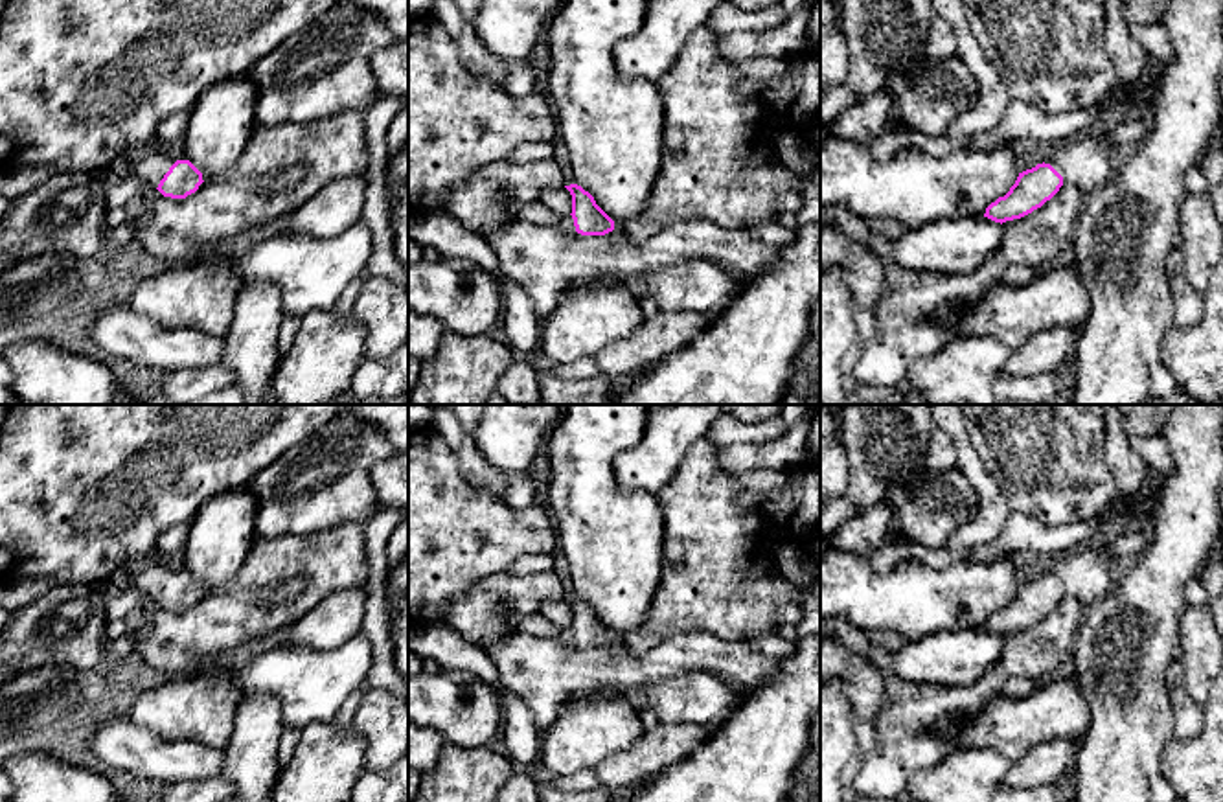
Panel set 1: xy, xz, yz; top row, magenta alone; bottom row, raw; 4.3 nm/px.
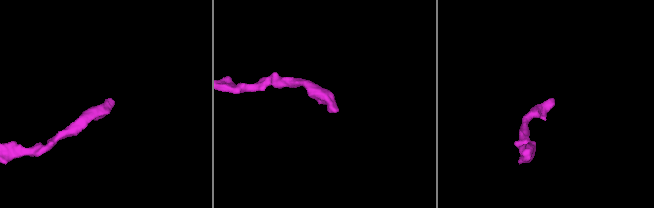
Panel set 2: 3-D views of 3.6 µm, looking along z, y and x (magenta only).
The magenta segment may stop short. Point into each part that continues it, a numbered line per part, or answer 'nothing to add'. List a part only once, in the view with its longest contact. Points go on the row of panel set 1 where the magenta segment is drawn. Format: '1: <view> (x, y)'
1: xz (543, 260)

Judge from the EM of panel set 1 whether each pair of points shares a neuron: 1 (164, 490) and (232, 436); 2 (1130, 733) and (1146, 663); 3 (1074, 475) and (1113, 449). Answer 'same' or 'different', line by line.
1: same
2: same
3: different

